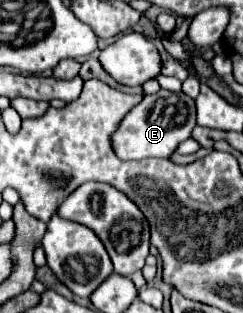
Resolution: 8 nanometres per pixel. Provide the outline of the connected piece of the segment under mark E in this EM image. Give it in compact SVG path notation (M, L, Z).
M160 90L156 94L144 96L142 104L128 112L120 128L114 132L112 146L122 160L144 160L144 158L170 158L178 144L188 140L196 126L194 100L184 92Z

